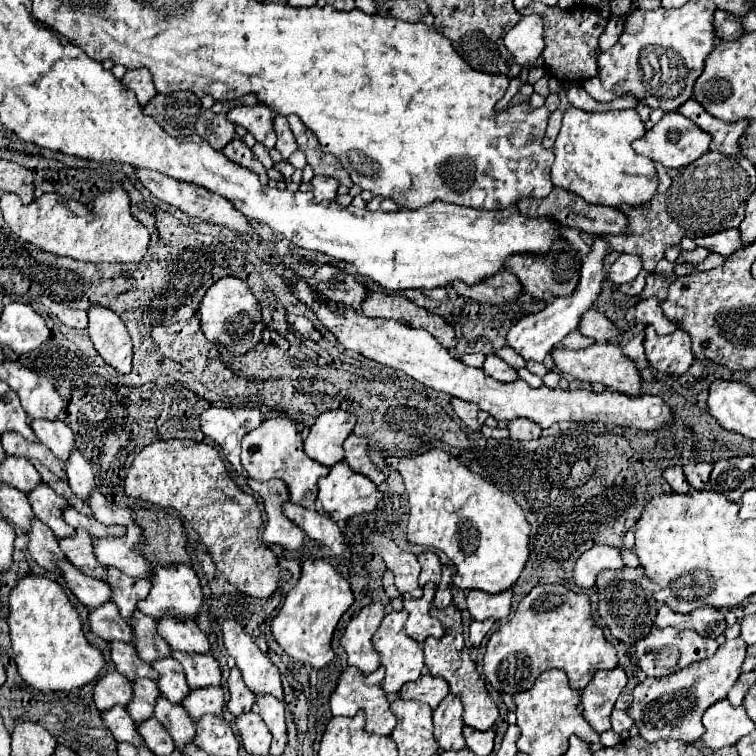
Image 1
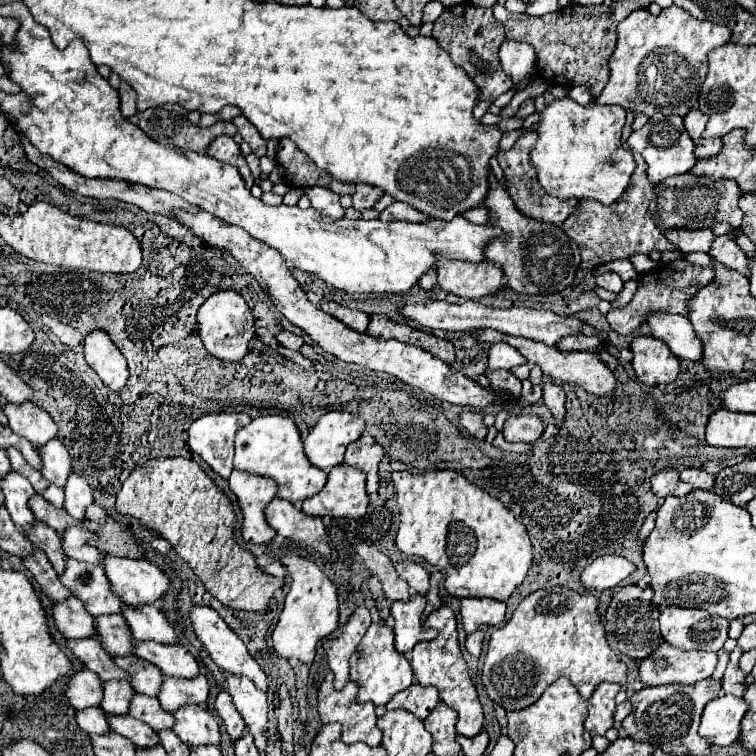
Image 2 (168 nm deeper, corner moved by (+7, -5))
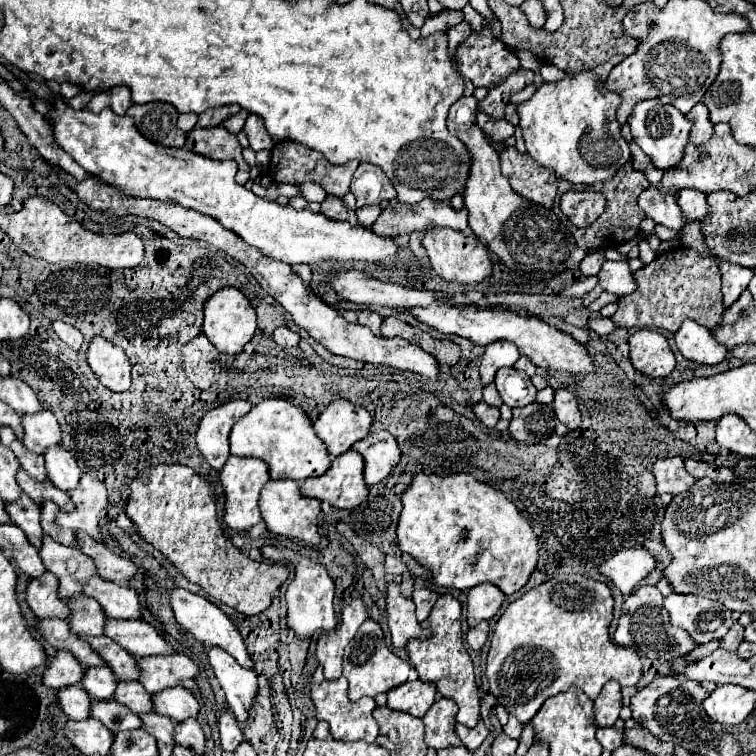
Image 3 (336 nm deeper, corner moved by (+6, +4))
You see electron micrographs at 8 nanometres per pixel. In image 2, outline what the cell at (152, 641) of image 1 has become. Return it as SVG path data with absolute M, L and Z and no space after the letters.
M105 614L105 616L97 616L95 618L95 632L97 638L101 642L101 646L109 652L109 654L131 654L131 646L133 646L133 638L131 632L127 630L127 624L123 622L121 614Z

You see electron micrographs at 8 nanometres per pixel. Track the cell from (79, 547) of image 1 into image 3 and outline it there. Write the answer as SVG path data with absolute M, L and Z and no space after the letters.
M22 495L18 501L6 503L6 511L12 517L14 525L26 533L30 543L40 549L44 537L44 531L40 529L40 505L36 505L28 495Z

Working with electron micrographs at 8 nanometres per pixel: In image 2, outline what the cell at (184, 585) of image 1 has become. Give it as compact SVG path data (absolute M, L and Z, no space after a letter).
M105 554L103 568L111 584L111 592L131 606L159 600L171 584L171 580L147 560L117 558Z

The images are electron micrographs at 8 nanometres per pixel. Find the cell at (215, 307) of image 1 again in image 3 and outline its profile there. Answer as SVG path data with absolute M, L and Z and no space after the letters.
M224 287L208 297L204 303L204 325L202 333L210 339L210 343L226 355L236 355L244 349L244 345L254 337L256 331L256 311L248 303L248 299L236 287Z

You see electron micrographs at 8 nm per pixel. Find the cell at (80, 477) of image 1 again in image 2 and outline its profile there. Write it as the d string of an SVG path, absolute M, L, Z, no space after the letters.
M55 436L51 438L47 444L43 444L41 448L37 448L39 456L41 456L41 474L63 488L63 482L67 480L67 474L71 472L71 458L67 448L61 444L61 440Z

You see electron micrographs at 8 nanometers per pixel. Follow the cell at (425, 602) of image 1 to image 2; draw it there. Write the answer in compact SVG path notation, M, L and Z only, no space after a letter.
M411 592L407 602L395 602L391 606L395 648L403 654L409 652L419 640L435 638L435 632L429 632L421 624L421 612L425 608L425 598L417 592Z

